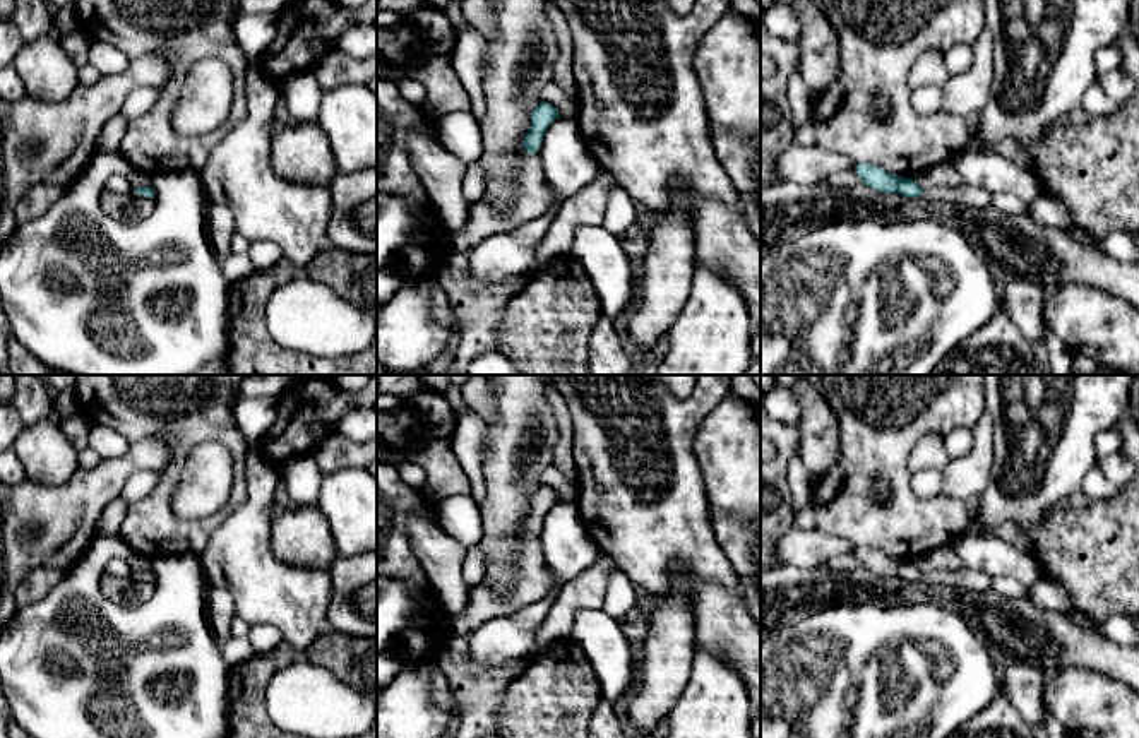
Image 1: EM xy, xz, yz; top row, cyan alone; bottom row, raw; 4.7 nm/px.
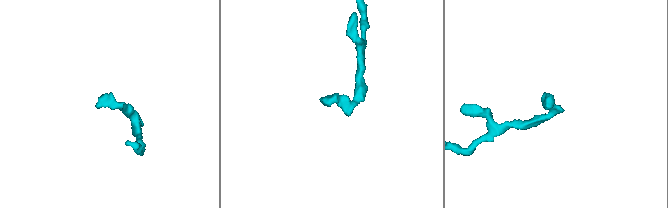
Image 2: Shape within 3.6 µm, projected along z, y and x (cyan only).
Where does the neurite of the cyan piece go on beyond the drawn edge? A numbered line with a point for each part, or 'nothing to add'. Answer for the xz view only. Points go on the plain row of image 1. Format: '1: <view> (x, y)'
1: xz (533, 584)

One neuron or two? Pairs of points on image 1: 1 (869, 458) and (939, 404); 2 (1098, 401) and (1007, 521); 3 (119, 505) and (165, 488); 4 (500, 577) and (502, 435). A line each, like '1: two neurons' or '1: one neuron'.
1: one neuron
2: one neuron
3: two neurons
4: one neuron

